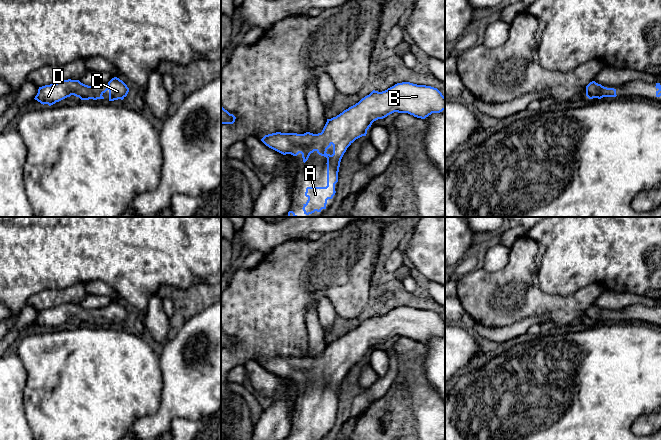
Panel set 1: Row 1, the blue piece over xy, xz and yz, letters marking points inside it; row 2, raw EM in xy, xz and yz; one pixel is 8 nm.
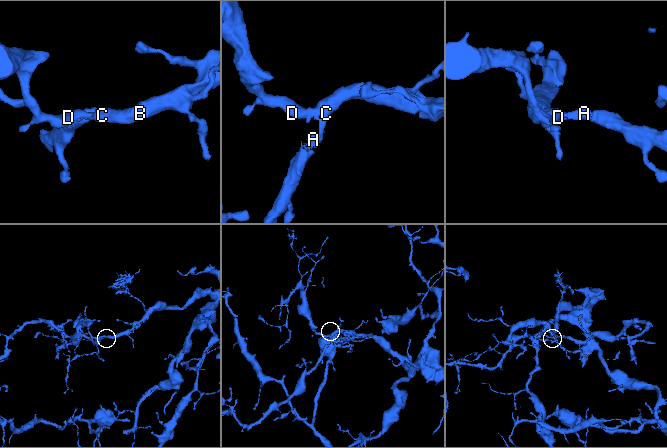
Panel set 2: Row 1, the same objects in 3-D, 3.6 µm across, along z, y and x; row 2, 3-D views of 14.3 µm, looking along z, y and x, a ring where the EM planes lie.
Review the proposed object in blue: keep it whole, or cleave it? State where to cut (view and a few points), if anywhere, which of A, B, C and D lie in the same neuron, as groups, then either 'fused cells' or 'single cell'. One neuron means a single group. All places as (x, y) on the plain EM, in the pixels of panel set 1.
cut none; groups A B C D; single cell

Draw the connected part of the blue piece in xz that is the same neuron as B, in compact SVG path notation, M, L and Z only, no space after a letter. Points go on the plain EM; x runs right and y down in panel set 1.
M402 306L382 316L373 314L336 341L327 343L321 357L276 356L265 359L261 365L283 379L297 380L301 377L304 387L314 375L327 382L327 410L306 412L308 424L302 433L309 439L326 433L327 424L336 417L335 408L344 377L356 363L366 360L374 345L394 336L425 343L443 334L445 321L437 312Z

